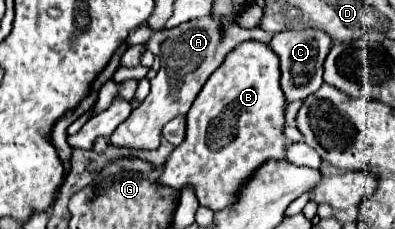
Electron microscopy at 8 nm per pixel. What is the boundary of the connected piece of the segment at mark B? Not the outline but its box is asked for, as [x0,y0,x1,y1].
[158,40,288,212]

